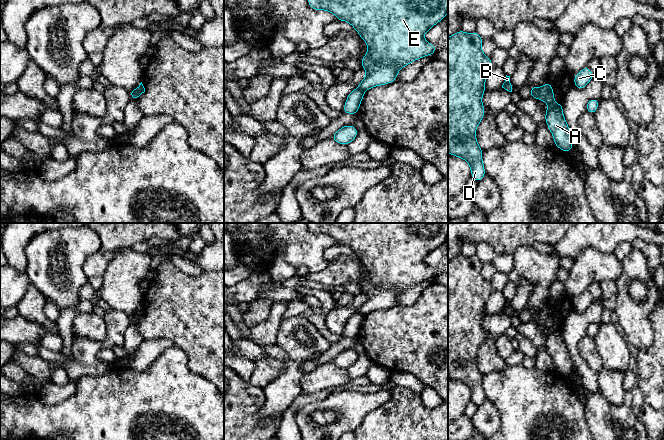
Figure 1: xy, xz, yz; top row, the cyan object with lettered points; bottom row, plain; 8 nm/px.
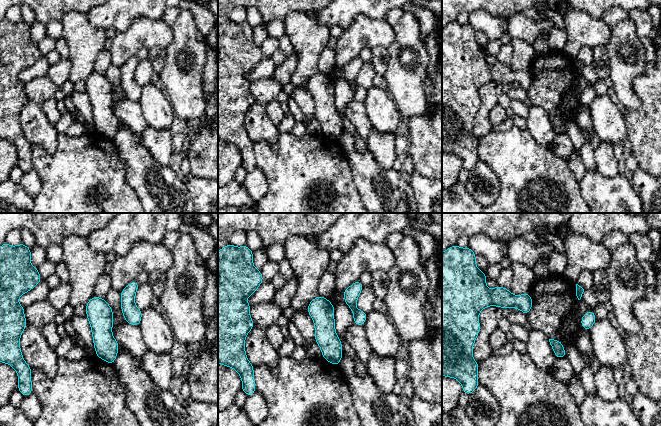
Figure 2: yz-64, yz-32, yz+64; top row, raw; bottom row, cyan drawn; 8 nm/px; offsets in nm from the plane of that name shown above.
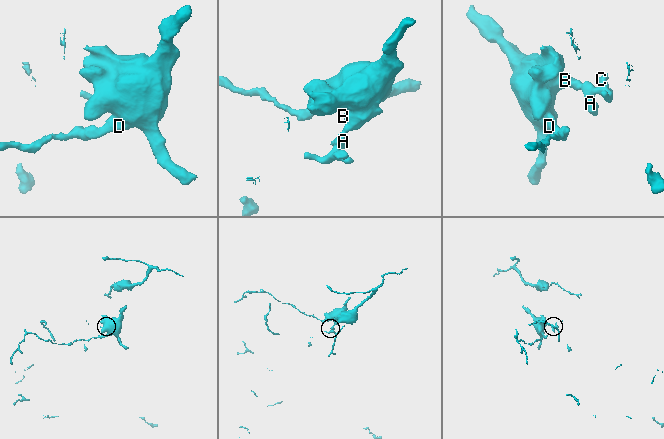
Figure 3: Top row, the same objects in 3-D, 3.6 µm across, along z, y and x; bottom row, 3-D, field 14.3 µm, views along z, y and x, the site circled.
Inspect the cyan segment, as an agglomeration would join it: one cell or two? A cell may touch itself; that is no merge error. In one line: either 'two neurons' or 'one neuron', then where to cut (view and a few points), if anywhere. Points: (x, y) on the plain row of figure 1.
two neurons | yz (539, 312), (536, 322)

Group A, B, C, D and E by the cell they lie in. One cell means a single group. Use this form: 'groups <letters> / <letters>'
groups A C / B D E

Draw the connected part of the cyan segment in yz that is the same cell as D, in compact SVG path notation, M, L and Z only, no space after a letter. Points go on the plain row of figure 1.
M459 254L448 261L448 377L468 386L476 406L486 399L482 385L484 375L478 369L476 353L485 338L482 320L487 315L484 309L493 291L491 282L482 275L482 265L476 255L468 258Z

